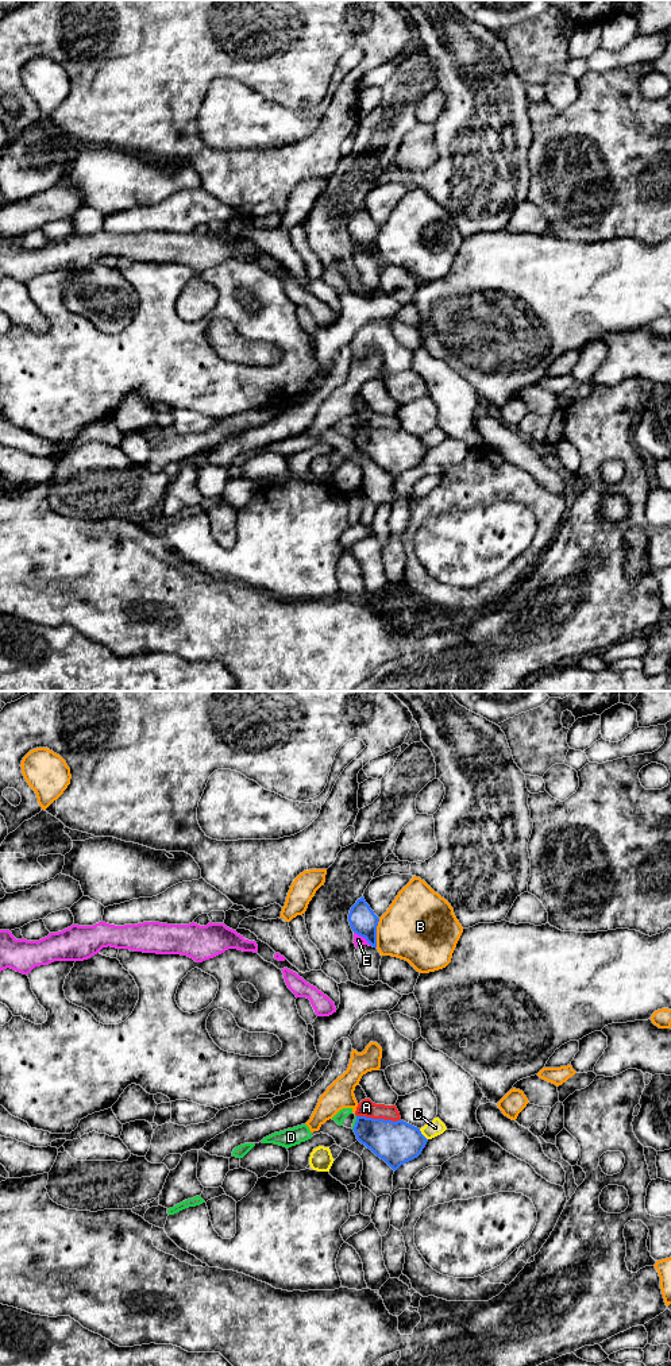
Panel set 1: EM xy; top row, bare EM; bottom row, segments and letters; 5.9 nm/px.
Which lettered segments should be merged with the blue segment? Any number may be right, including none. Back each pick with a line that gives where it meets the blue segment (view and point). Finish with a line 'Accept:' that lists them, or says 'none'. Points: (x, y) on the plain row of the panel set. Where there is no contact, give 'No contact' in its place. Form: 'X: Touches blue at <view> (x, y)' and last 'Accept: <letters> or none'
Accept: none

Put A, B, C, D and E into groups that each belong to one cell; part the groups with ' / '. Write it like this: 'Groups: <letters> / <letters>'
Groups: A / B / C / D / E

